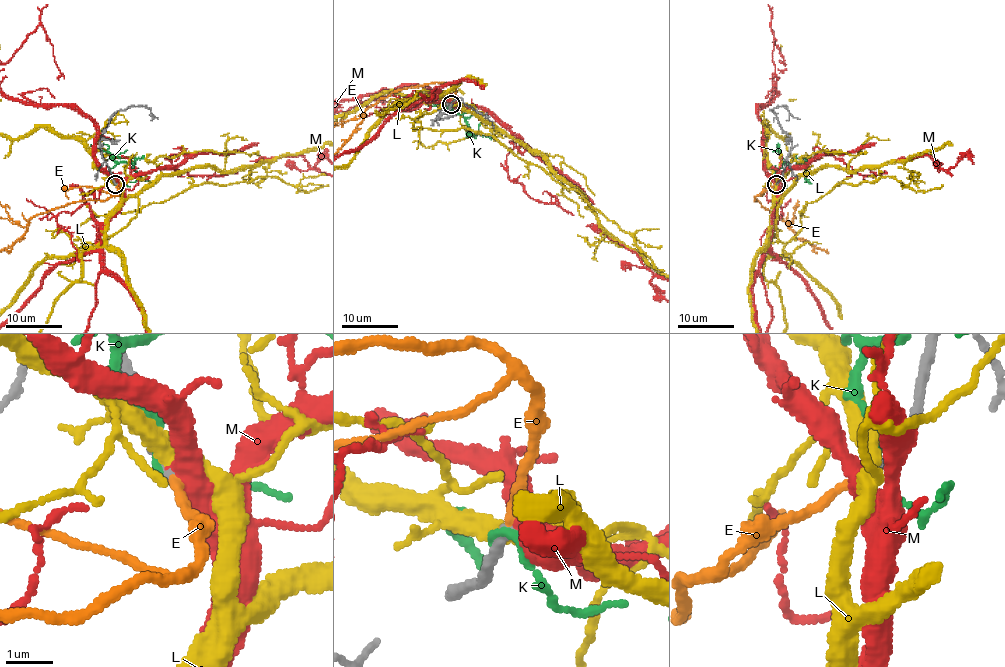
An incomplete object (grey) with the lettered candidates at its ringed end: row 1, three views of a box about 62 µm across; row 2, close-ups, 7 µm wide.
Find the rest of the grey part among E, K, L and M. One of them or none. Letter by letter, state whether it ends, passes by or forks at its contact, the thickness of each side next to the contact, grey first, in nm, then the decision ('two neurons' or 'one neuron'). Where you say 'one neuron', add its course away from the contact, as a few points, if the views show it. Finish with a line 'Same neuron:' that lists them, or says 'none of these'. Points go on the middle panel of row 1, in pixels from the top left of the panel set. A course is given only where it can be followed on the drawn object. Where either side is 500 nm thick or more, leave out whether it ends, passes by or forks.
E: it ends; calibres 200 and 190 nm; one neuron
K: it forks; calibres 240 and 110 nm; two neurons
L: it passes by; calibres 220 and 380 nm; two neurons
M: it passes by; calibres 200 and 400 nm; two neurons
Same neuron: E

